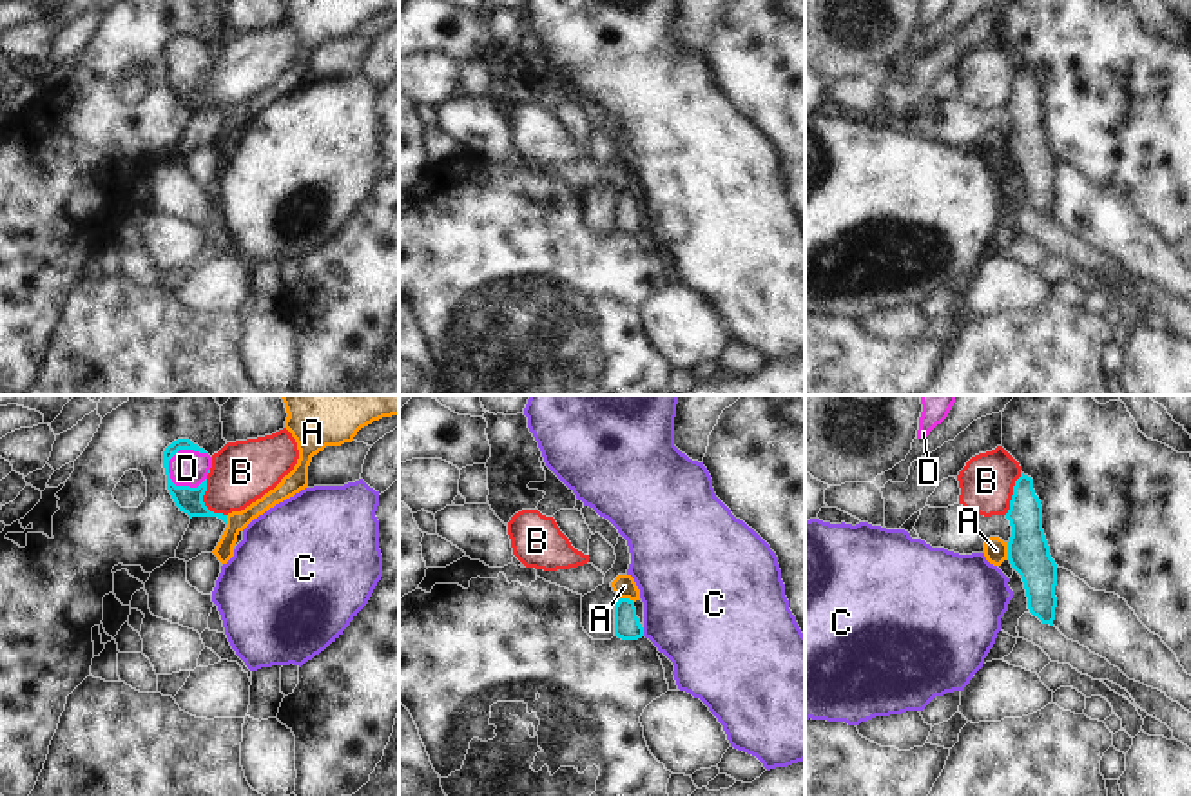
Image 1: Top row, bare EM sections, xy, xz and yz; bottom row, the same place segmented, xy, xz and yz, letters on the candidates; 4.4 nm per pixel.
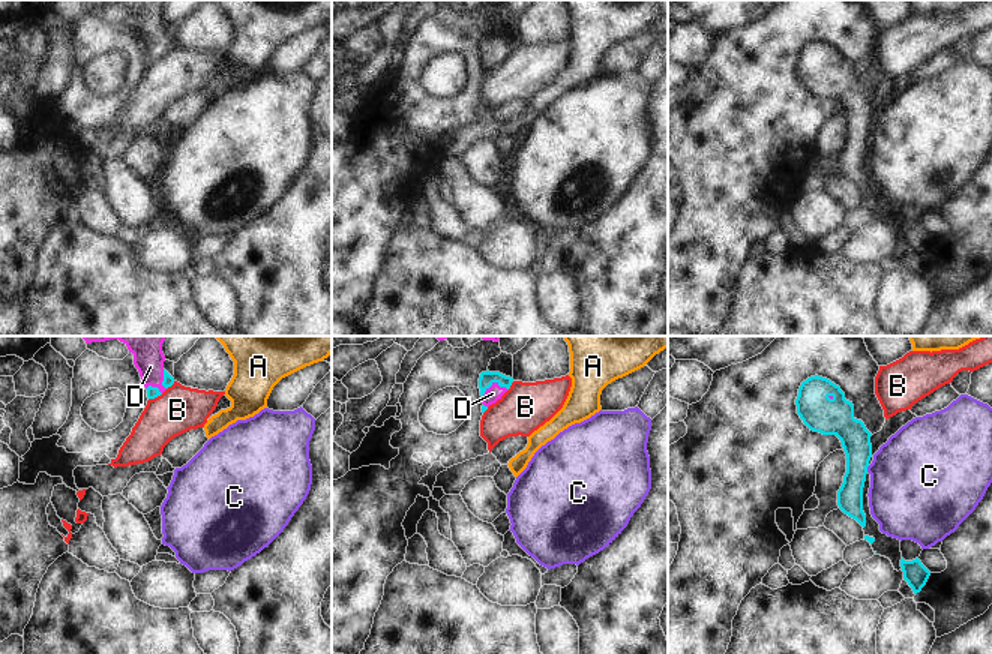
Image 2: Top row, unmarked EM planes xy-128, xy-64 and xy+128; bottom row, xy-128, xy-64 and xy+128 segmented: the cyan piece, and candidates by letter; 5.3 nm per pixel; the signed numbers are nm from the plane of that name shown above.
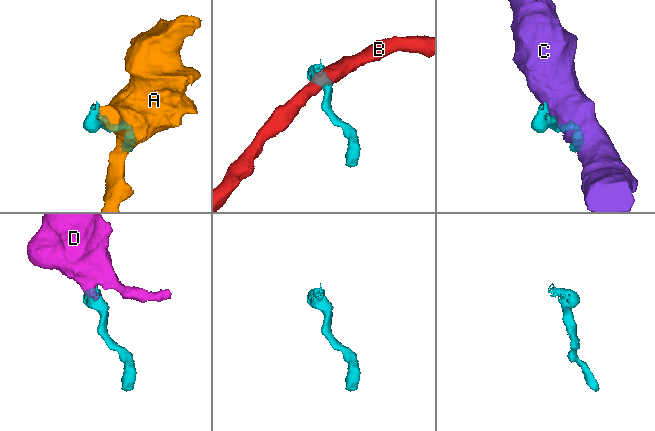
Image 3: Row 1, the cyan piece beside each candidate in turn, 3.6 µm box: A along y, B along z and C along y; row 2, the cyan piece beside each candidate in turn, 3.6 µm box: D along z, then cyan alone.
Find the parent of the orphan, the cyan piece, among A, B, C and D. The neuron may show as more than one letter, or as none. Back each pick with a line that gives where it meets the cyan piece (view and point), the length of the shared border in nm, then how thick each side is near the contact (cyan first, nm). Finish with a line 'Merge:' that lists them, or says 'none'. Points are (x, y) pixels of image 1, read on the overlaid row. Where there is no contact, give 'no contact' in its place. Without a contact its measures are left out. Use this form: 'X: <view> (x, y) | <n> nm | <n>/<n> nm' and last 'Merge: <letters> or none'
D: xy (176, 452) | 200 nm | 120/160 nm
Merge: D

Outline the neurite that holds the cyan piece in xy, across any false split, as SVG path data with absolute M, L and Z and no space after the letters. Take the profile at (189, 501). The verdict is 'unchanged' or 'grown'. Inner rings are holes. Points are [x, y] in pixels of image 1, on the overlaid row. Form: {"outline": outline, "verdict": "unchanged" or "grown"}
{"outline": "M178 439L163 451L167 490L179 511L192 517L218 517L227 524L227 515L210 511L203 495L212 457L189 439Z", "verdict": "grown"}

